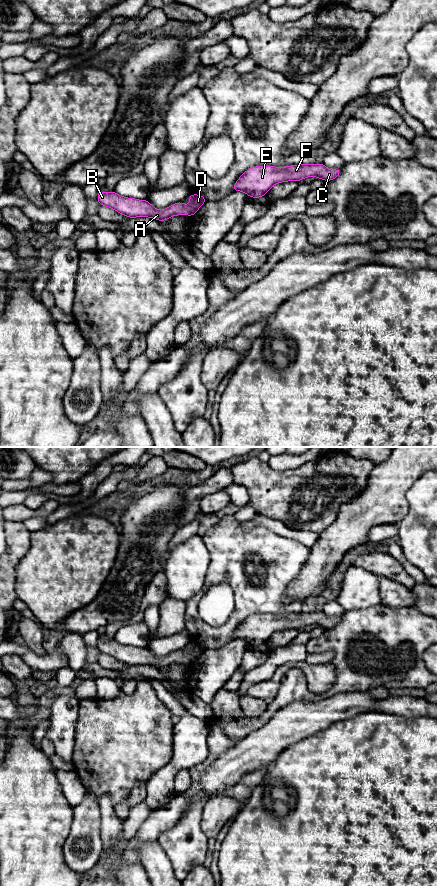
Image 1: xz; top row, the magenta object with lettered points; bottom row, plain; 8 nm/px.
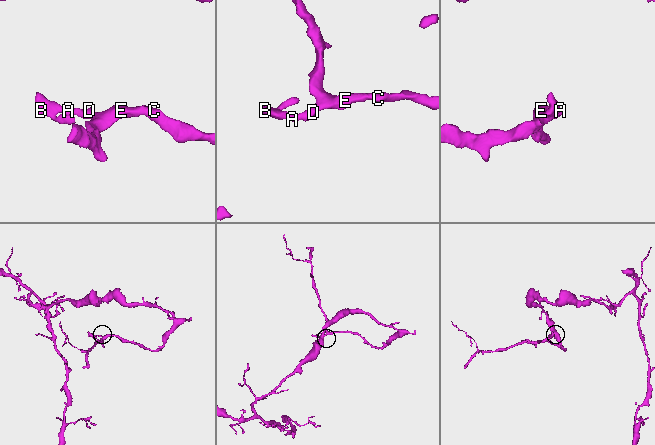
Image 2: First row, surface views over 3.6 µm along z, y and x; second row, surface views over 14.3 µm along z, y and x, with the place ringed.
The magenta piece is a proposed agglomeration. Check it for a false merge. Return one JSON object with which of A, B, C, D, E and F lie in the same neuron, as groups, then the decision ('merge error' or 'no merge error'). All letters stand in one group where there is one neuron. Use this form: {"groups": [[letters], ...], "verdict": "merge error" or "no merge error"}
{"groups": [["A", "B", "C", "D", "E", "F"]], "verdict": "no merge error"}

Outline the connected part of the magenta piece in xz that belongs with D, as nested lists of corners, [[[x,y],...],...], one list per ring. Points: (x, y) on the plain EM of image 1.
[[[99,639],[97,649],[100,653],[112,656],[126,665],[150,665],[159,669],[166,669],[168,666],[176,663],[194,664],[203,651],[207,649],[205,645],[197,642],[191,642],[188,646],[191,649],[188,654],[183,650],[178,650],[163,658],[157,658],[146,647],[126,646],[114,639],[108,641]]]

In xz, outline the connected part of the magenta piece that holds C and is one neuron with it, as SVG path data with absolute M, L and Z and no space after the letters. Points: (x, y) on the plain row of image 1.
M323 611L310 613L292 613L287 615L256 614L246 618L237 627L234 639L242 639L249 645L260 646L270 636L280 630L300 629L315 624L324 629L334 628L341 621L341 616L330 618Z

